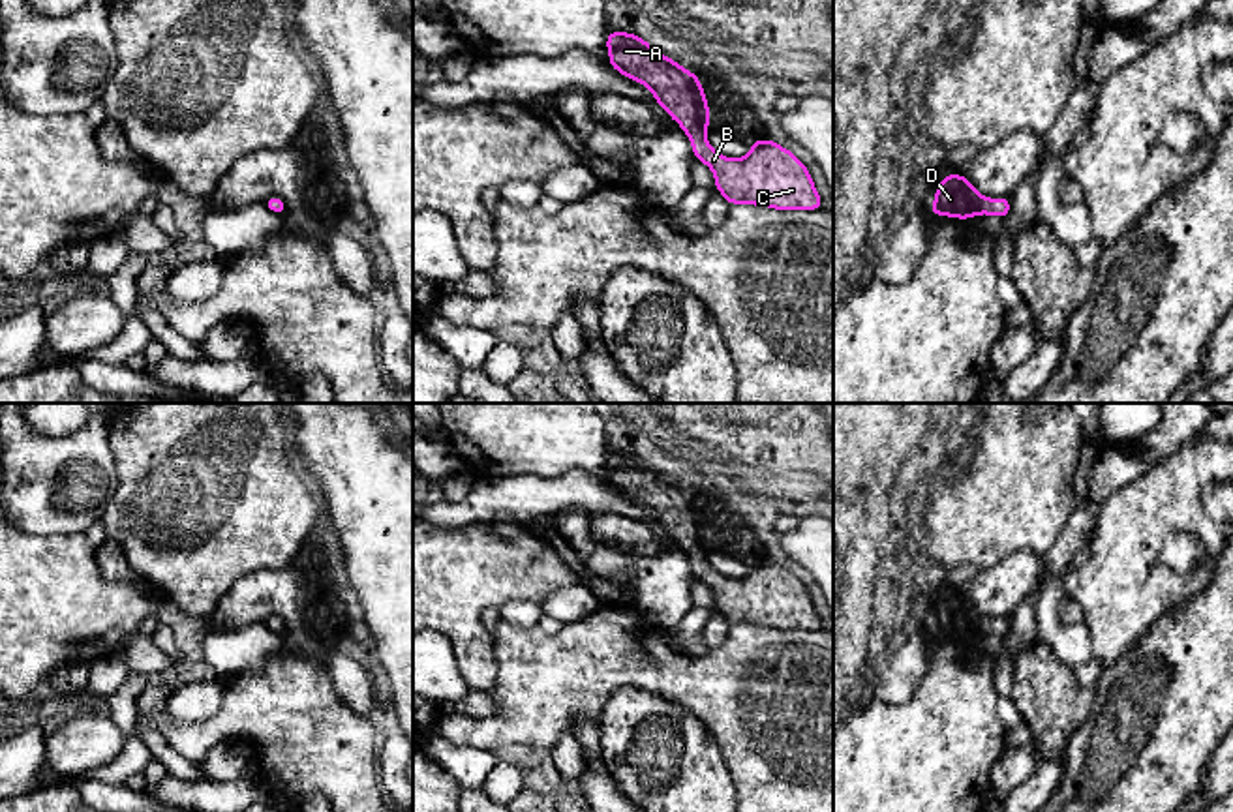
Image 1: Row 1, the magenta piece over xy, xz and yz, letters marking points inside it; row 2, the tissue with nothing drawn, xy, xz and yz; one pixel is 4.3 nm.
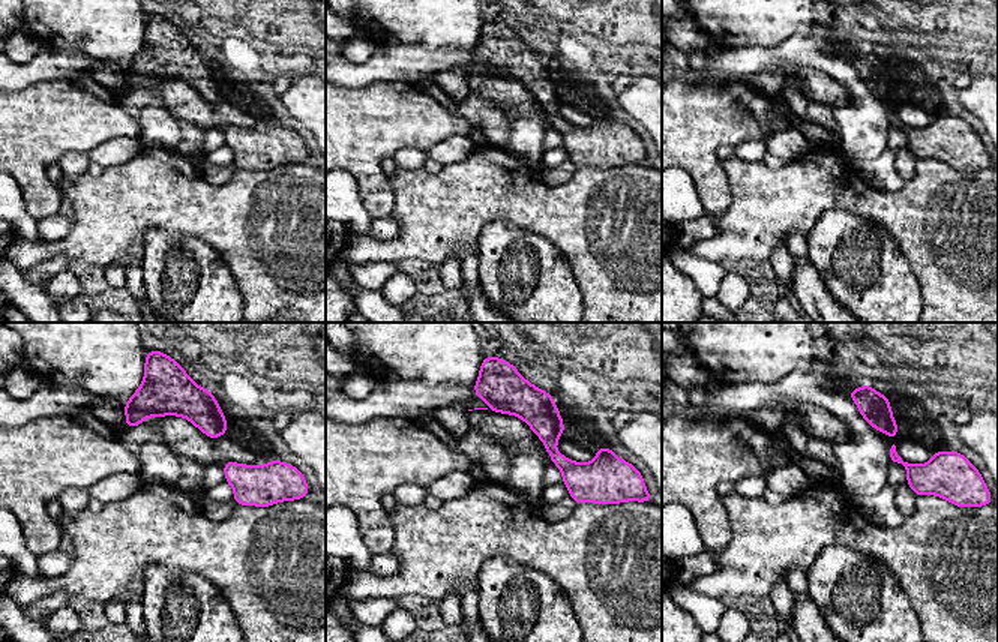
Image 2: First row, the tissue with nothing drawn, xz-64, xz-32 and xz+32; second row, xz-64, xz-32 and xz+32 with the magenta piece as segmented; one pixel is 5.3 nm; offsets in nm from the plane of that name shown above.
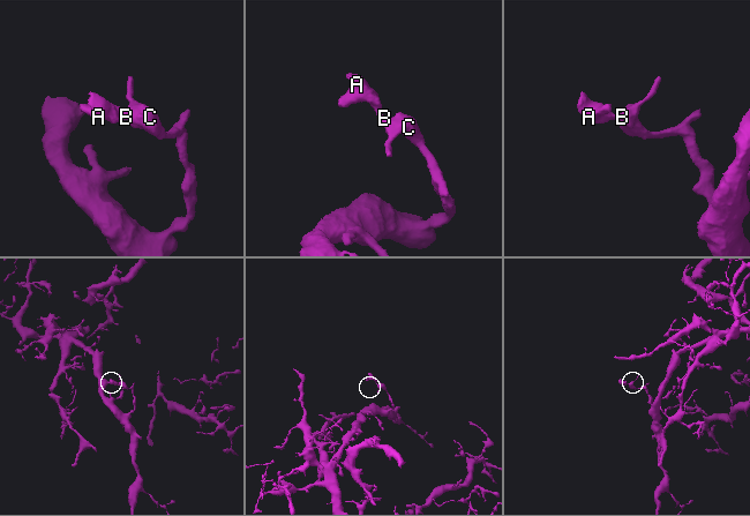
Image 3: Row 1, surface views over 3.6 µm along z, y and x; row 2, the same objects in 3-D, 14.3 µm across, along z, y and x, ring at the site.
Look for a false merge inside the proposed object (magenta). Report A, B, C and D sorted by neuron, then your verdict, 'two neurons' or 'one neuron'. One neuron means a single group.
A B C D | one neuron

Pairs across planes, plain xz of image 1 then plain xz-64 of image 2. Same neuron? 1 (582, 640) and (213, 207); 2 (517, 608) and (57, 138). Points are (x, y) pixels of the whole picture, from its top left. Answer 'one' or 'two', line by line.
1: one
2: two

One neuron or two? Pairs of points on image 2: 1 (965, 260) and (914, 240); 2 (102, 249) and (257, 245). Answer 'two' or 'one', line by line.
1: one
2: one

